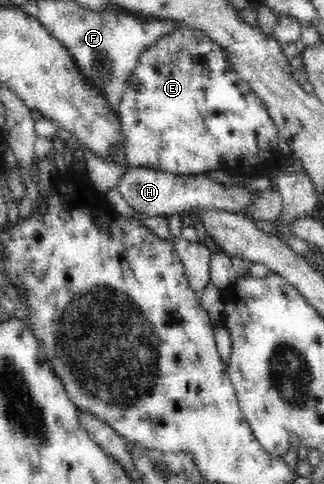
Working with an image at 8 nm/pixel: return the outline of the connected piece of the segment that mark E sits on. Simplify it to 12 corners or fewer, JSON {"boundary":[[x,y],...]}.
{"boundary":[[175,25],[117,109],[133,167],[281,157],[226,50]]}

